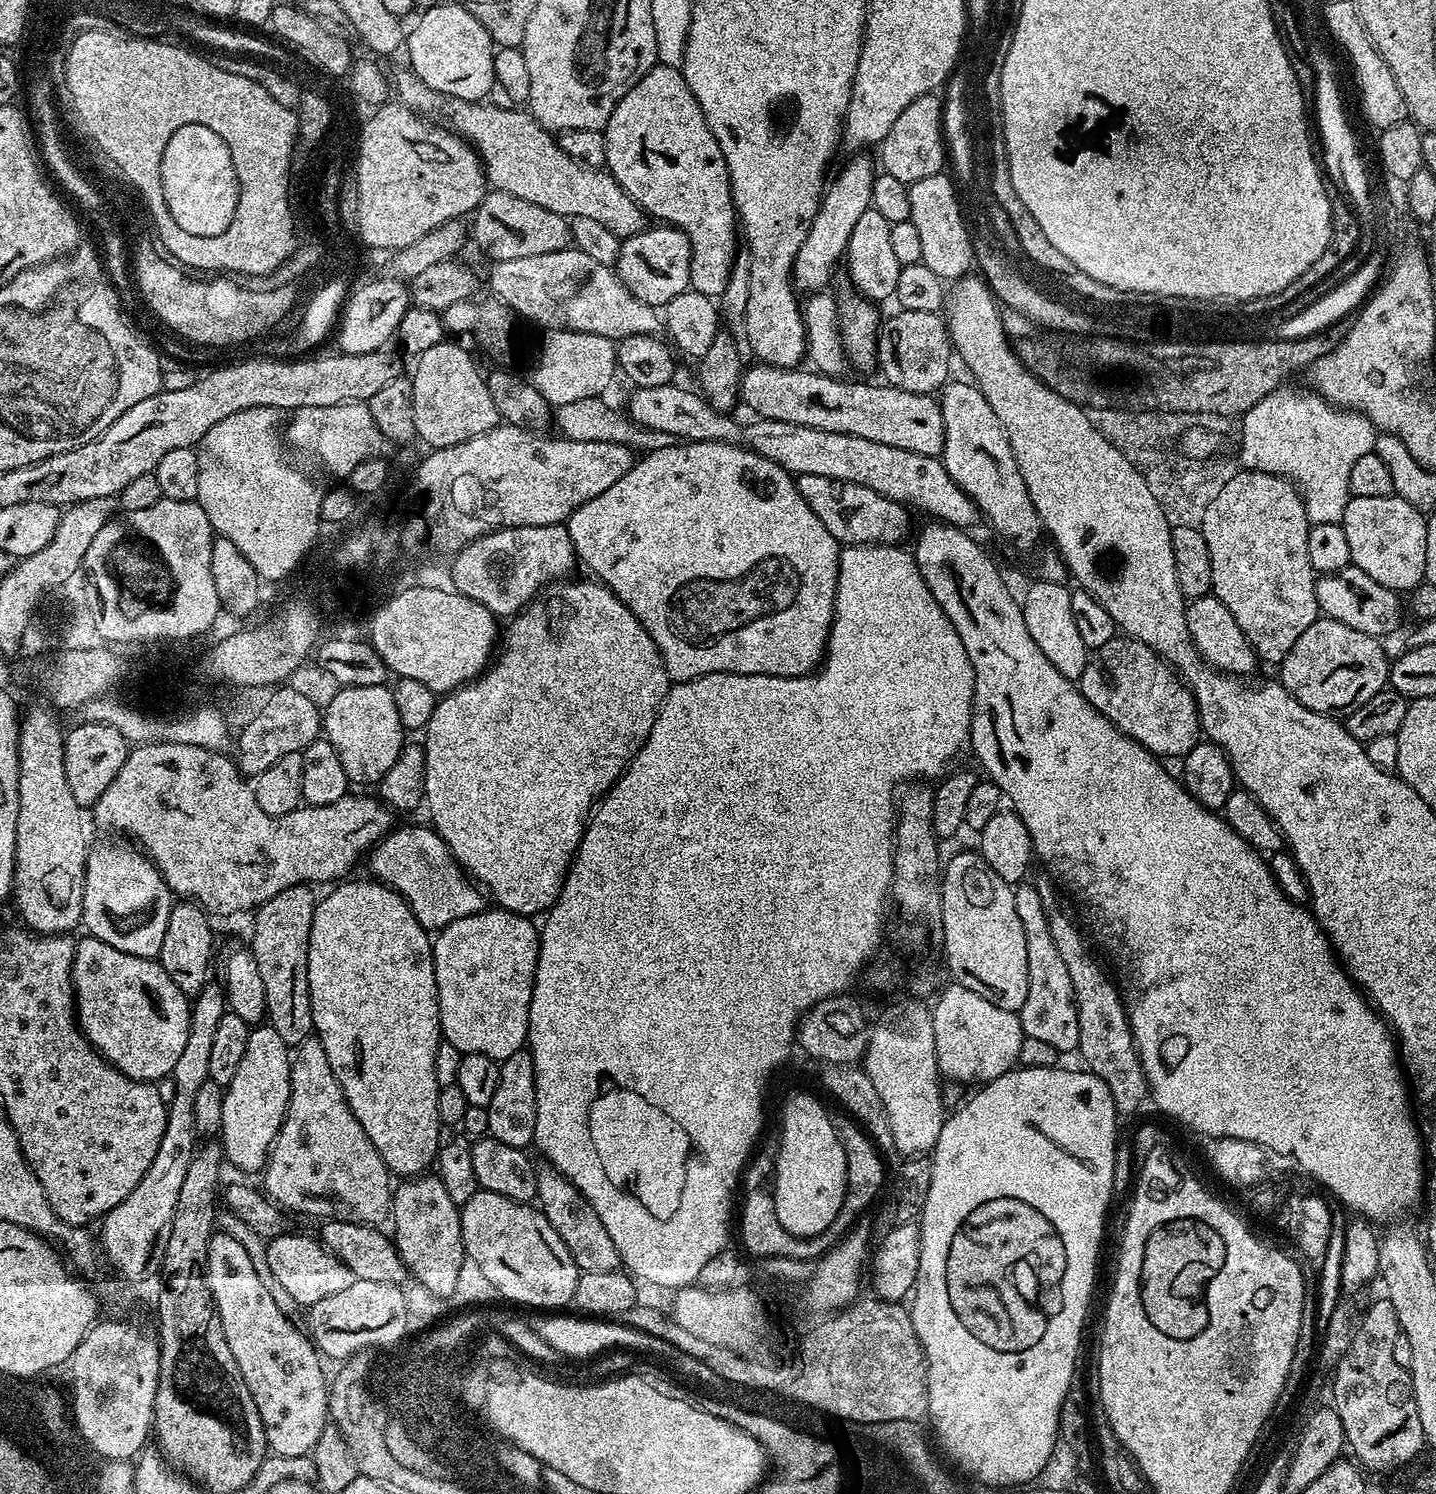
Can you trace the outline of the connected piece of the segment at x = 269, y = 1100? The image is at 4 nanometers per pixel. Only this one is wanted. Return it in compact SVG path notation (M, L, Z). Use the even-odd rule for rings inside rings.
M256 1026L252 1028L250 1038L246 1042L246 1051L234 1078L223 1089L222 1118L218 1133L219 1143L222 1145L222 1156L236 1168L244 1172L259 1173L268 1162L268 1154L272 1151L272 1144L280 1133L284 1115L290 1102L290 1070L292 1069L292 1056L290 1046L282 1042L282 1038L270 1026Z

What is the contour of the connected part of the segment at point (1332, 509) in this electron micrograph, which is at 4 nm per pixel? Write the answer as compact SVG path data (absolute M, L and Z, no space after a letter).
M1281 386L1269 393L1241 417L1240 466L1245 471L1274 474L1292 481L1303 498L1304 509L1311 525L1341 523L1351 499L1351 468L1364 454L1375 449L1377 431L1360 412L1337 408L1314 392L1302 392L1288 387Z

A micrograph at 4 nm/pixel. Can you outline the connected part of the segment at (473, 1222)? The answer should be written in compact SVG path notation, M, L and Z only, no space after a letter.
M476 1192L470 1202L460 1208L460 1225L462 1226L462 1242L465 1257L478 1262L478 1267L486 1274L494 1285L497 1294L505 1300L513 1300L516 1304L529 1304L536 1310L560 1310L563 1304L572 1304L574 1286L578 1282L581 1271L576 1267L574 1258L570 1258L570 1250L566 1250L566 1242L558 1238L558 1230L550 1226L539 1207L532 1204L520 1204L517 1200L506 1198L502 1194Z

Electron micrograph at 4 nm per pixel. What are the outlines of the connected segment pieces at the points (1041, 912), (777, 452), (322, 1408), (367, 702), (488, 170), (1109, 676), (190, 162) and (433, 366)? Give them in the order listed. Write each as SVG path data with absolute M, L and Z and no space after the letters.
M1028 882L1015 885L1014 906L1018 909L1018 918L1022 921L1022 934L1026 934L1026 974L1029 985L1026 986L1026 1002L1019 1010L1020 1025L1025 1036L1039 1038L1040 1041L1054 1046L1057 1054L1075 1053L1080 1047L1078 1038L1078 1010L1074 984L1070 982L1070 970L1050 938L1048 925L1049 911L1046 902L1041 899L1036 888Z
M673 382L662 386L636 388L628 400L627 415L631 421L642 428L654 431L665 431L684 442L705 440L706 442L722 442L723 444L738 444L757 452L762 458L770 458L770 462L778 462L778 466L791 472L793 477L802 474L822 474L822 478L838 478L842 482L854 482L858 486L866 486L886 498L898 501L899 504L921 508L929 512L929 517L937 521L953 524L955 528L971 529L971 524L981 523L980 509L975 502L963 492L950 478L943 459L926 454L914 454L910 450L898 450L898 446L882 446L882 442L870 442L866 438L854 438L850 434L834 434L830 430L814 430L810 426L798 426L794 422L778 422L777 420L761 420L752 418L749 424L739 424L732 414L723 414L704 400L699 391L691 392L688 388L679 388L679 383Z
M217 1231L208 1241L206 1275L220 1315L222 1330L226 1334L226 1342L230 1342L230 1354L234 1354L234 1362L238 1362L238 1370L242 1370L242 1378L254 1398L254 1406L258 1406L269 1449L278 1456L309 1455L318 1442L324 1425L330 1420L329 1381L326 1378L324 1380L324 1368L320 1365L321 1353L303 1331L300 1333L292 1325L291 1318L280 1309L279 1302L272 1297L273 1289L268 1289L260 1281L256 1264L252 1261L251 1254L244 1249L242 1241Z
M344 686L335 694L333 701L322 712L323 735L334 746L338 754L338 762L342 762L342 770L346 770L349 781L356 784L379 785L380 779L394 766L394 758L398 758L401 748L406 743L406 733L398 722L398 710L394 710L394 698L391 687L378 686Z
M405 70L394 76L394 96L405 108L410 108L428 118L435 117L435 112L440 112L444 108L445 118L452 120L451 131L463 136L479 152L484 174L495 191L514 194L514 198L526 198L526 202L534 202L546 210L554 210L554 214L559 216L581 215L594 218L619 238L633 236L644 231L646 227L644 209L639 204L635 204L630 194L626 194L626 190L622 190L622 186L611 172L603 167L589 168L587 164L570 158L570 154L566 154L566 150L560 148L557 137L542 127L532 117L531 112L527 110L519 112L520 108L516 106L510 109L500 109L489 102L446 99L441 92L436 92L430 86L426 86L426 82L422 82L422 78L418 78L411 70Z
M1117 638L1106 642L1106 646L1098 650L1098 656L1100 664L1090 662L1078 681L1080 692L1088 699L1090 706L1097 708L1106 718L1110 718L1110 722L1114 722L1118 730L1125 732L1131 740L1137 740L1153 756L1184 757L1201 739L1200 715L1188 685L1174 674L1168 661L1163 660L1154 650L1150 650L1150 646L1131 638Z
M186 123L171 135L160 159L163 203L174 222L194 238L216 238L226 230L230 222L226 195L234 198L239 192L236 172L231 171L225 161L218 162L217 150L220 150L219 143L204 125Z
M445 342L430 346L430 350L415 357L414 364L416 369L410 373L412 409L416 434L421 441L432 444L428 446L433 449L445 448L496 427L498 415L487 389L485 373L480 372L462 345Z

